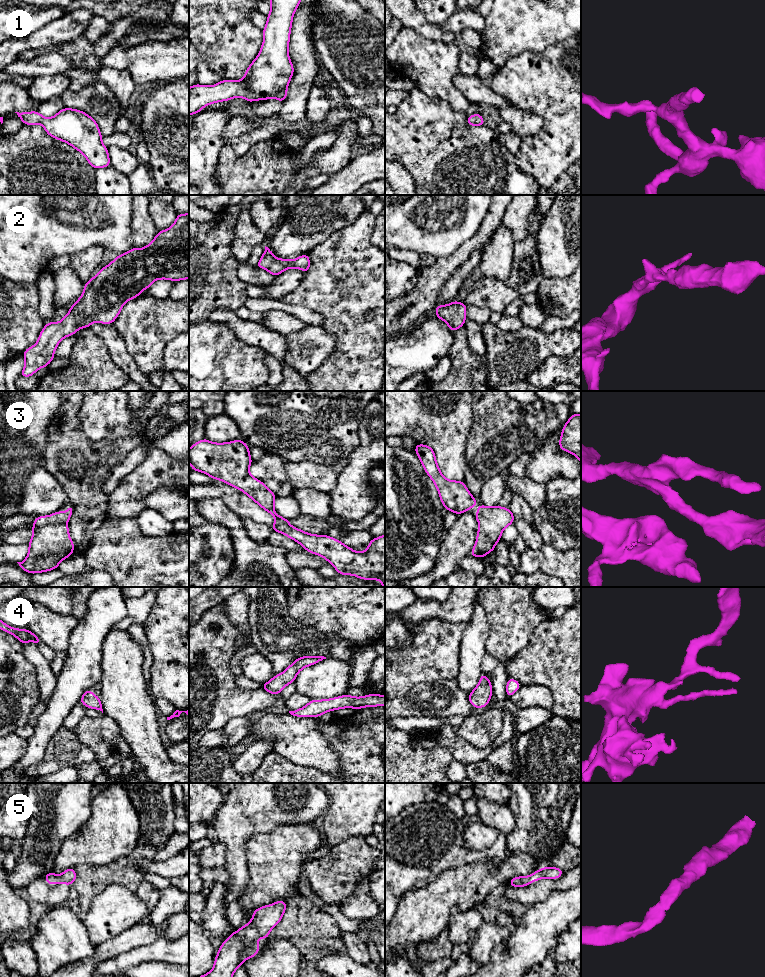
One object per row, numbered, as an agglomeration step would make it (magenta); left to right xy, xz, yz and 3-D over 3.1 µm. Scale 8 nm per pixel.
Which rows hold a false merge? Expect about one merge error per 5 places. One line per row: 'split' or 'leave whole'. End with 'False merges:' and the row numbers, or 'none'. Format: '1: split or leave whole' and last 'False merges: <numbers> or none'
1: leave whole
2: leave whole
3: leave whole
4: leave whole
5: leave whole
False merges: none

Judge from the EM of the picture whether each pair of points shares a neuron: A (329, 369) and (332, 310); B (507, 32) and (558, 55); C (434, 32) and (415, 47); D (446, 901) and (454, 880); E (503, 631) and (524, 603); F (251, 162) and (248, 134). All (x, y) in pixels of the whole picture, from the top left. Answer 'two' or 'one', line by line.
A: one
B: two
C: two
D: one
E: one
F: two

